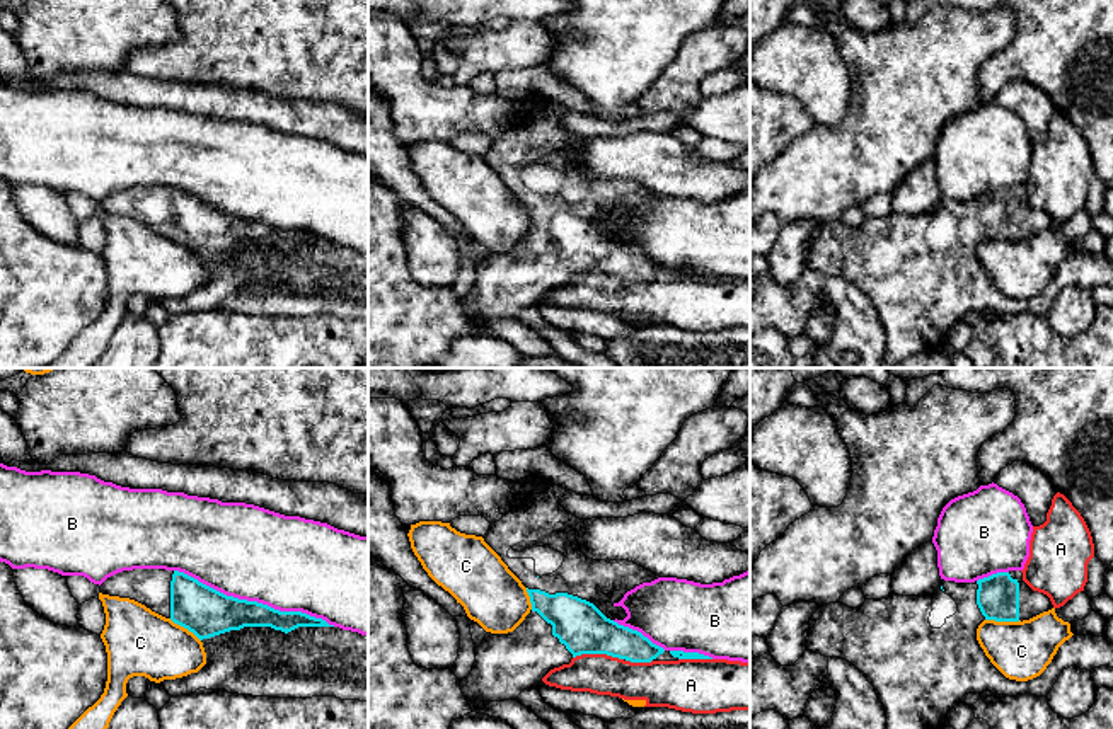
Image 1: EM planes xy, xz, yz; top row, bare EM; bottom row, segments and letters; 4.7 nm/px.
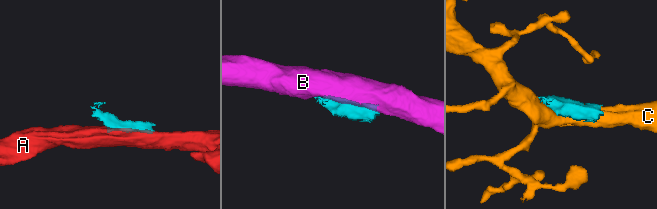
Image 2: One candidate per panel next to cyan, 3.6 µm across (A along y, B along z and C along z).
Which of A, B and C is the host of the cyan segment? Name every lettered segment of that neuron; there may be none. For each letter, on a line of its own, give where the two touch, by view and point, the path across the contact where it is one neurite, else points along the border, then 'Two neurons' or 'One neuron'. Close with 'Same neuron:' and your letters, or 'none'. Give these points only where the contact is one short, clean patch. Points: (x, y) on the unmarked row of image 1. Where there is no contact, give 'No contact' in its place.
A: Touches cyan at xz (599, 271). Two neurons
B: Touches cyan at xy (254, 220). Two neurons
C: Touches cyan at yz (1003, 239). Two neurons
Same neuron: none

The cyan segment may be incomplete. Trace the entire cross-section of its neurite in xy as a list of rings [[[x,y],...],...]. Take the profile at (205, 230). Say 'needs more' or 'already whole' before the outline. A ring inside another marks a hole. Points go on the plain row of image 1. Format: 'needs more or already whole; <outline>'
needs more; [[[123,189],[101,211],[135,218],[203,261],[206,283],[198,291],[160,300],[170,315],[206,307],[368,320],[368,254],[227,215],[179,189]]]

